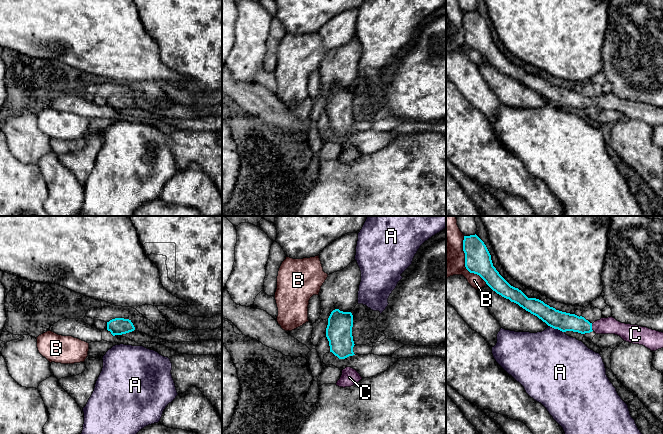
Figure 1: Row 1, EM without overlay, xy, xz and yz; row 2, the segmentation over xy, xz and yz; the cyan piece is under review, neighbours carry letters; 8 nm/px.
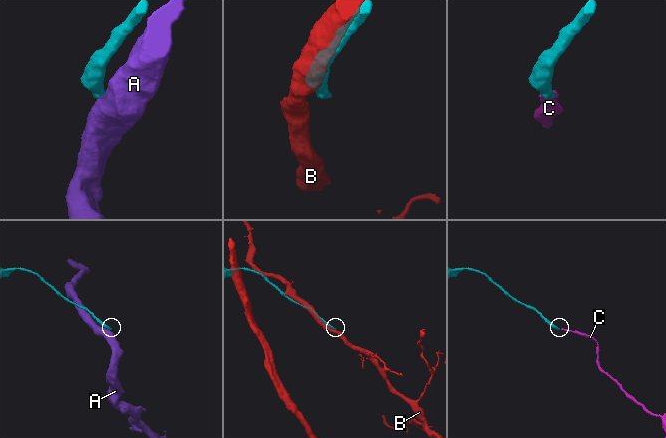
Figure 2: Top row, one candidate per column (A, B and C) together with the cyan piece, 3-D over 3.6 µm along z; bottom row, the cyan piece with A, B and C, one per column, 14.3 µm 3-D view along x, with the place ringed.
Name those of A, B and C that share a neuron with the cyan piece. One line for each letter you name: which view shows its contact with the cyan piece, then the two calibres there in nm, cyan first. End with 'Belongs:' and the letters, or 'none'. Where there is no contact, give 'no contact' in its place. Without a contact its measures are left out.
C: meets cyan in yz; 150 nm thick on the cyan side, 140 nm on the other
Belongs: C

